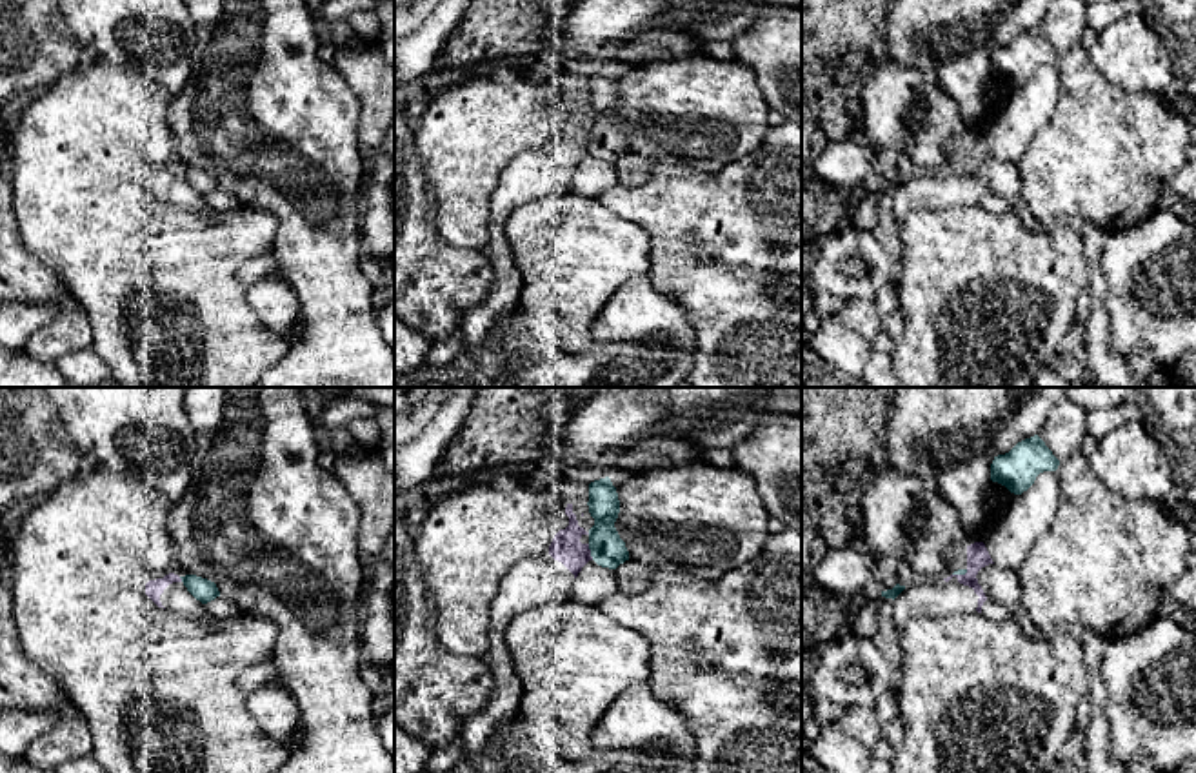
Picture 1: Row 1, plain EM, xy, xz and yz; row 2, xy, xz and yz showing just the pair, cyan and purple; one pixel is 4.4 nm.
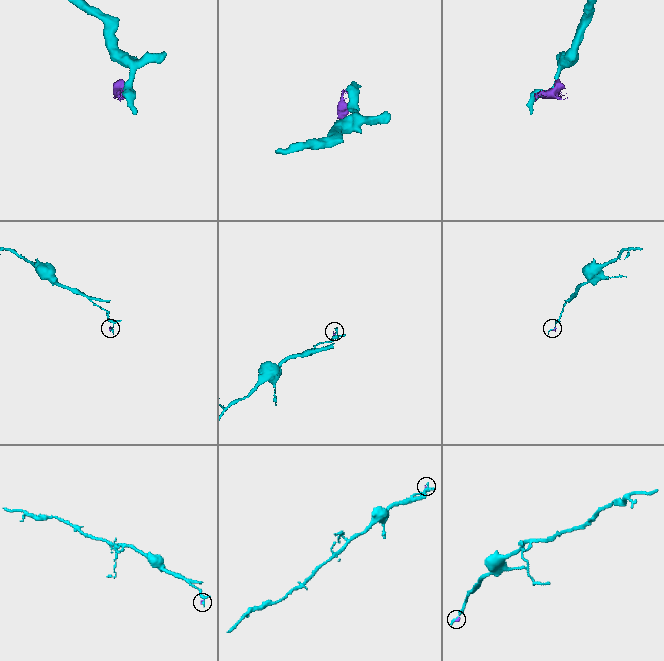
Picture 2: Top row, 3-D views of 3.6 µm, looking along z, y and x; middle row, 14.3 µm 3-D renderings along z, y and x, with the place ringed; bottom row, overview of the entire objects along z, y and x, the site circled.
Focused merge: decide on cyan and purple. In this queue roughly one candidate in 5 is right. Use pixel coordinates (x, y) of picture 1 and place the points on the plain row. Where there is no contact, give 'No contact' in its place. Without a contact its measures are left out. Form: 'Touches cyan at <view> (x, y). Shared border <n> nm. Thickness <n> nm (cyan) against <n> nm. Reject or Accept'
Touches cyan at xz (591, 144). Shared border 80 nm. Thickness 160 nm (cyan) against 140 nm. Reject

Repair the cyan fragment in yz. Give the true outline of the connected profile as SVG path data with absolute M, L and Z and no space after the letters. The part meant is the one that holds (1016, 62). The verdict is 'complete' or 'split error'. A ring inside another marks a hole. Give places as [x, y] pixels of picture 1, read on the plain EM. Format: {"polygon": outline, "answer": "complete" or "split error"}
{"polygon": "M1034 27L1018 35L1009 45L994 49L991 56L991 73L1005 78L1011 85L1022 87L1043 64L1056 64L1060 53Z", "answer": "complete"}

